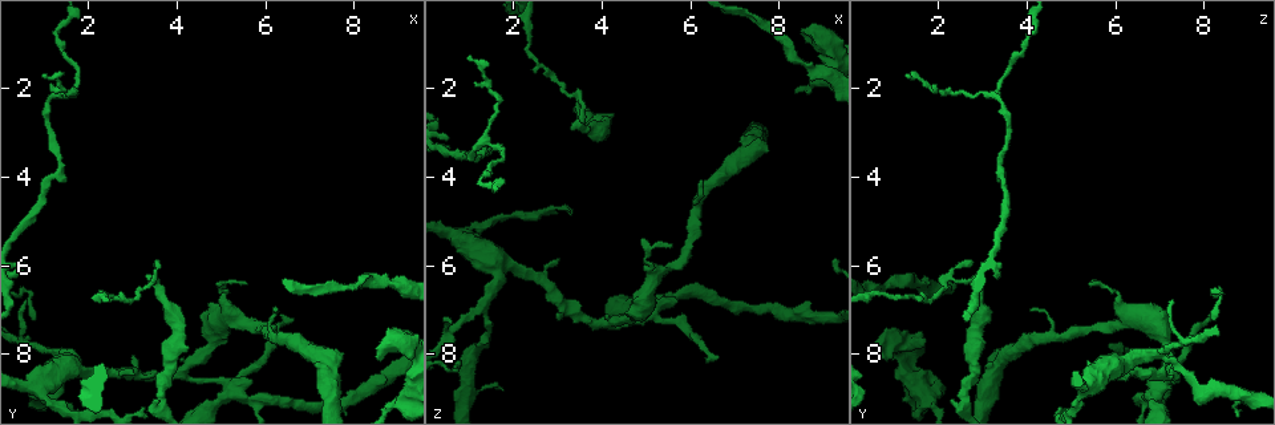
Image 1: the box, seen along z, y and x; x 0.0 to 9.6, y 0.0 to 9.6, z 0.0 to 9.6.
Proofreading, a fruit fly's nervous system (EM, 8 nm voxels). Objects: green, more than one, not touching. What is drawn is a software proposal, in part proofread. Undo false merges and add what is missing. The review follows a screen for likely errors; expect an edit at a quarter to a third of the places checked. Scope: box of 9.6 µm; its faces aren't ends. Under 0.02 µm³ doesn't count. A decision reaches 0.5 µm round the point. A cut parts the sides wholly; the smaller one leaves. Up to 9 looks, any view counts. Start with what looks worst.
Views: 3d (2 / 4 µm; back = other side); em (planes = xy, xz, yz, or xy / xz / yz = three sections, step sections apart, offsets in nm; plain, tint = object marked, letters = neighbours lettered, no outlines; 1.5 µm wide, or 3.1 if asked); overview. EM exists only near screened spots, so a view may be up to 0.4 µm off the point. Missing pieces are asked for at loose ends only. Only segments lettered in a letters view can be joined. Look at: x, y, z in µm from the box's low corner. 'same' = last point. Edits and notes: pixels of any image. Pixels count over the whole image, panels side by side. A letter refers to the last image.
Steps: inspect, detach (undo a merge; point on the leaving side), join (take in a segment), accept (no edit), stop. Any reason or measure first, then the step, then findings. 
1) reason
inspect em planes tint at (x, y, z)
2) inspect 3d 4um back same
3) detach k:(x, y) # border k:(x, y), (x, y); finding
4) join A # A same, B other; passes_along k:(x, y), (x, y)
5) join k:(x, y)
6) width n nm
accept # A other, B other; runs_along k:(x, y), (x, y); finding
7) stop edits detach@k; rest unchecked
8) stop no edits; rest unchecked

free end
inspect em yz step 8 letters at (8.60, 8.15, 0.80)

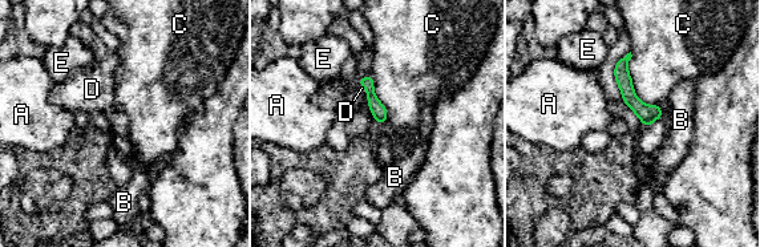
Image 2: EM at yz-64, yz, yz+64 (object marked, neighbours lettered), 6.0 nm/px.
join D # A other, B other, C other, D same, E other; passes_along 2:(379, 112), (364, 77), (364, 68); the cell continues

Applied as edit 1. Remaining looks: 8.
tapers out
inspect 3d 2um at (0.95, 1.65, 1.25)

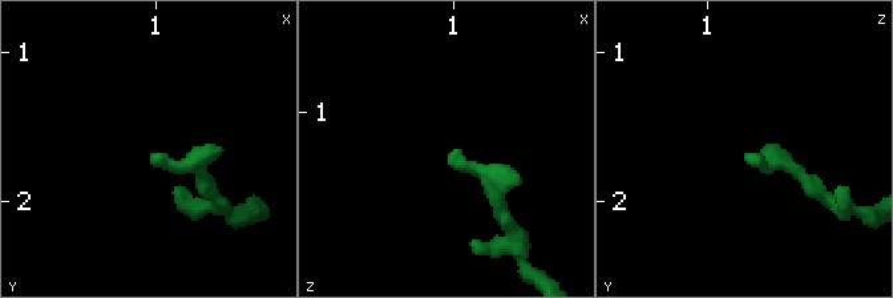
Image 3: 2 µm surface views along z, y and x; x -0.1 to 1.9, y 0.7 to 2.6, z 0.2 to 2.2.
inspect em planes letters at (1.00, 1.72, 1.28)

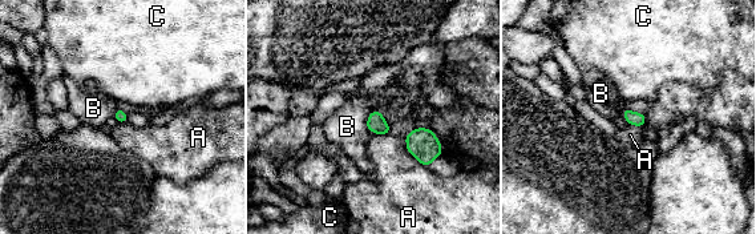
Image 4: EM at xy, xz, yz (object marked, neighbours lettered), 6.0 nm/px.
accept # A other, B other, C other; border 4:(374, 111), (367, 120), (367, 130); none of them fits

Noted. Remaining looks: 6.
sudden change in width
inspect 3d 2um at (8.75, 6.45, 1.55)

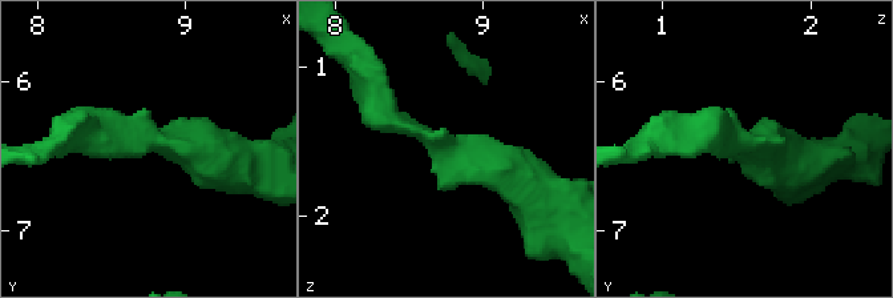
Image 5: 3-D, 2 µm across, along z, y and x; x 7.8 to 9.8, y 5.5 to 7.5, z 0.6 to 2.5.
need the tissue
inspect em xz step 4 tint at (8.76, 6.42, 1.56)

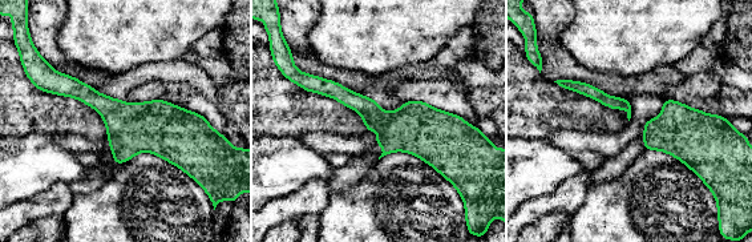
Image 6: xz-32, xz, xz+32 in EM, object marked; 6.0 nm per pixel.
what lies round it
inspect em xz step 4 letters same

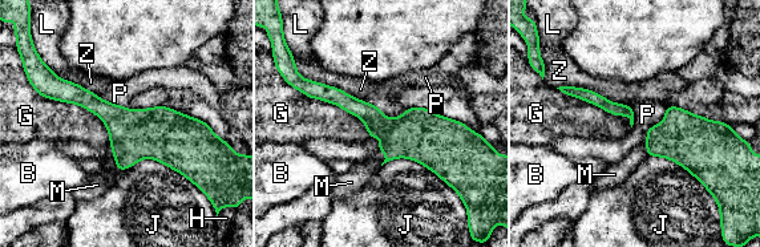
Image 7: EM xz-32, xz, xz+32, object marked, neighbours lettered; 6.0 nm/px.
longest_contact G 550 nm
accept # B other, G other, H other, J other, L other, M other, P other, Z other; border 7:(364, 100), (388, 117), (407, 112); one cell here

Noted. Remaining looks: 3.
stop edits join@2; rest unchecked

